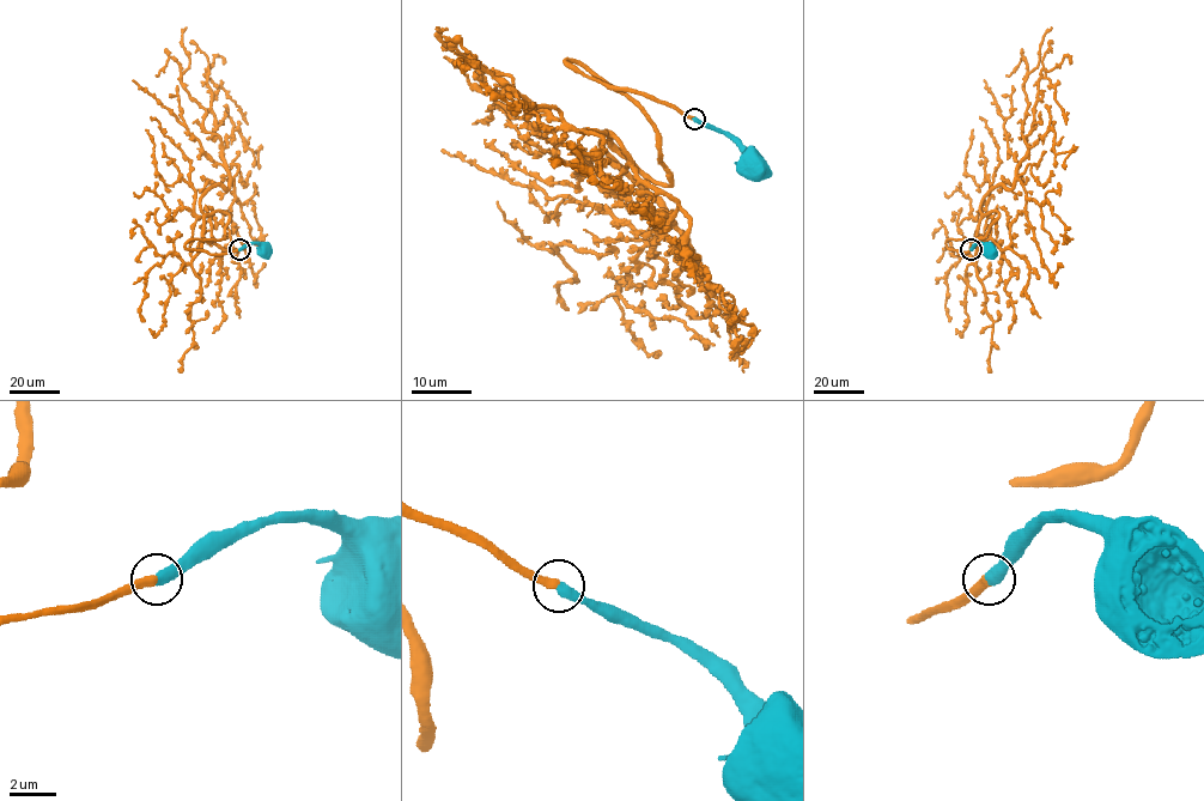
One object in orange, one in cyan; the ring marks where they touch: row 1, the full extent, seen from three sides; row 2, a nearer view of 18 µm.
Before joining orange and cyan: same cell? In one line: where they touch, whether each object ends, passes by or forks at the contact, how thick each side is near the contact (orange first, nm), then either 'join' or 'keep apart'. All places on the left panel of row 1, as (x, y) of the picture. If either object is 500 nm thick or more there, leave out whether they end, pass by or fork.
at (239, 249); orange ends there; cyan ends there; 360 nm thick on the orange side, 480 nm on the other; join

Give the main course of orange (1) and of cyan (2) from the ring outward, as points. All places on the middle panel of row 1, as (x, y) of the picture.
1: (694, 117), (566, 61), (652, 126), (670, 182), (602, 141), (670, 223), (654, 253), (557, 247), (569, 309)
2: (694, 117), (735, 138), (760, 159), (758, 163)

